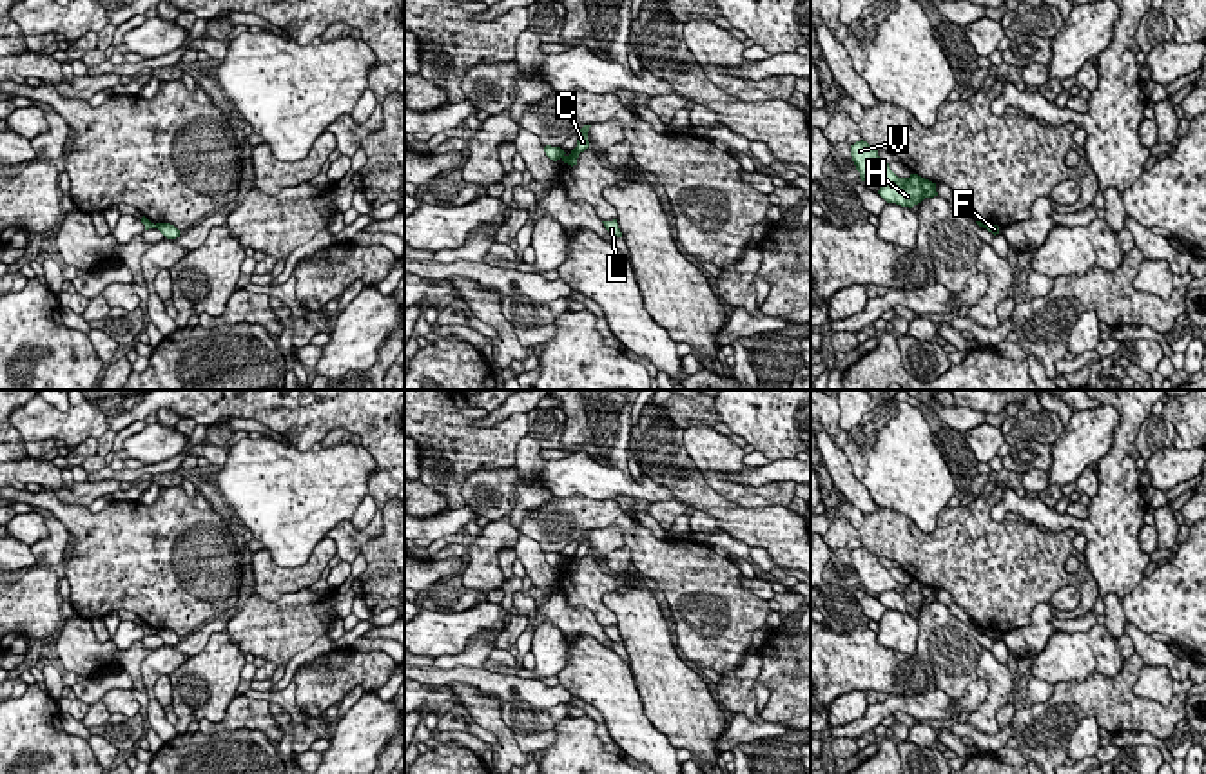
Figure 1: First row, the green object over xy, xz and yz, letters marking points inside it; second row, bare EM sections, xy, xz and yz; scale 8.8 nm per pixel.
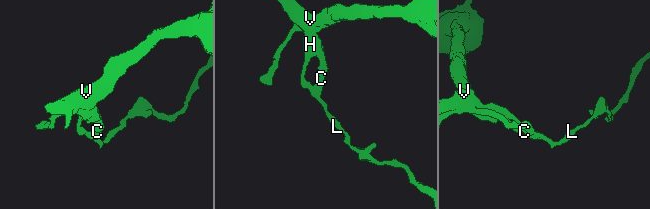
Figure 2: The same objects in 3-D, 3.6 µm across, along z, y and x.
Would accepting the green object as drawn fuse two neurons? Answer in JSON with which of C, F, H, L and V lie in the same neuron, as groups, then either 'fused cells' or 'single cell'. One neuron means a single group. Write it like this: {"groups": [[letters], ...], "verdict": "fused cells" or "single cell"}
{"groups": [["C", "F", "H", "L"], ["V"]], "verdict": "fused cells"}

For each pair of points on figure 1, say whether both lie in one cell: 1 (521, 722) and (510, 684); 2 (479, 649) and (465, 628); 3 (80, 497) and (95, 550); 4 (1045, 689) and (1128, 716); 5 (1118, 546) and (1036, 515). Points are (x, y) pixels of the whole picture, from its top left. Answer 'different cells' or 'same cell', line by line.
1: different cells
2: different cells
3: different cells
4: different cells
5: same cell

